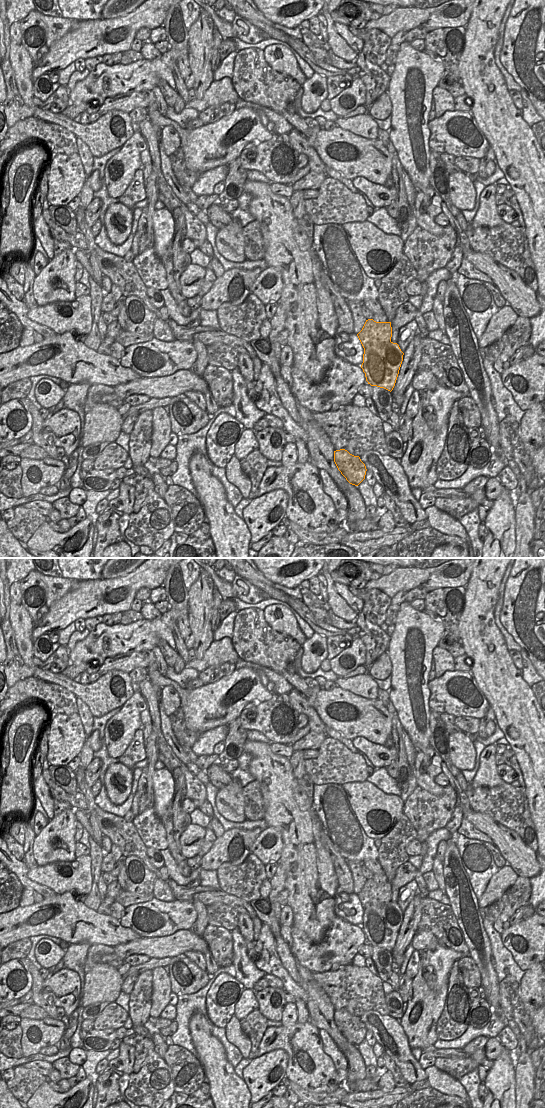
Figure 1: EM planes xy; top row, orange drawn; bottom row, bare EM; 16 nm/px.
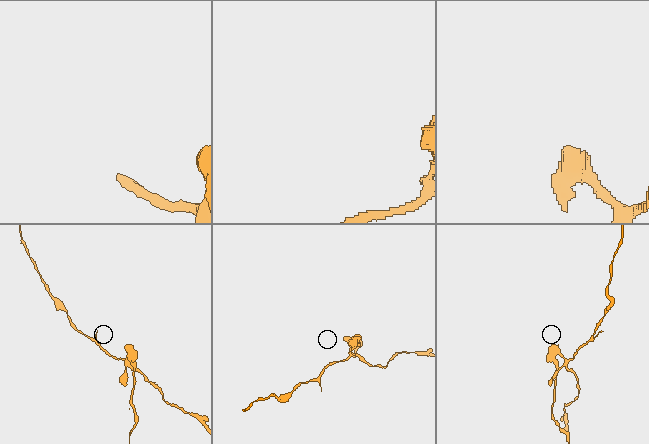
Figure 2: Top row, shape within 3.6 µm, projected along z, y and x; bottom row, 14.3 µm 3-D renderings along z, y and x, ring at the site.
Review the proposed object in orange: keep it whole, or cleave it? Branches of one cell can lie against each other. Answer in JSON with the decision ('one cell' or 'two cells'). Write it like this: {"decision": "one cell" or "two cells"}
{"decision": "two cells"}

